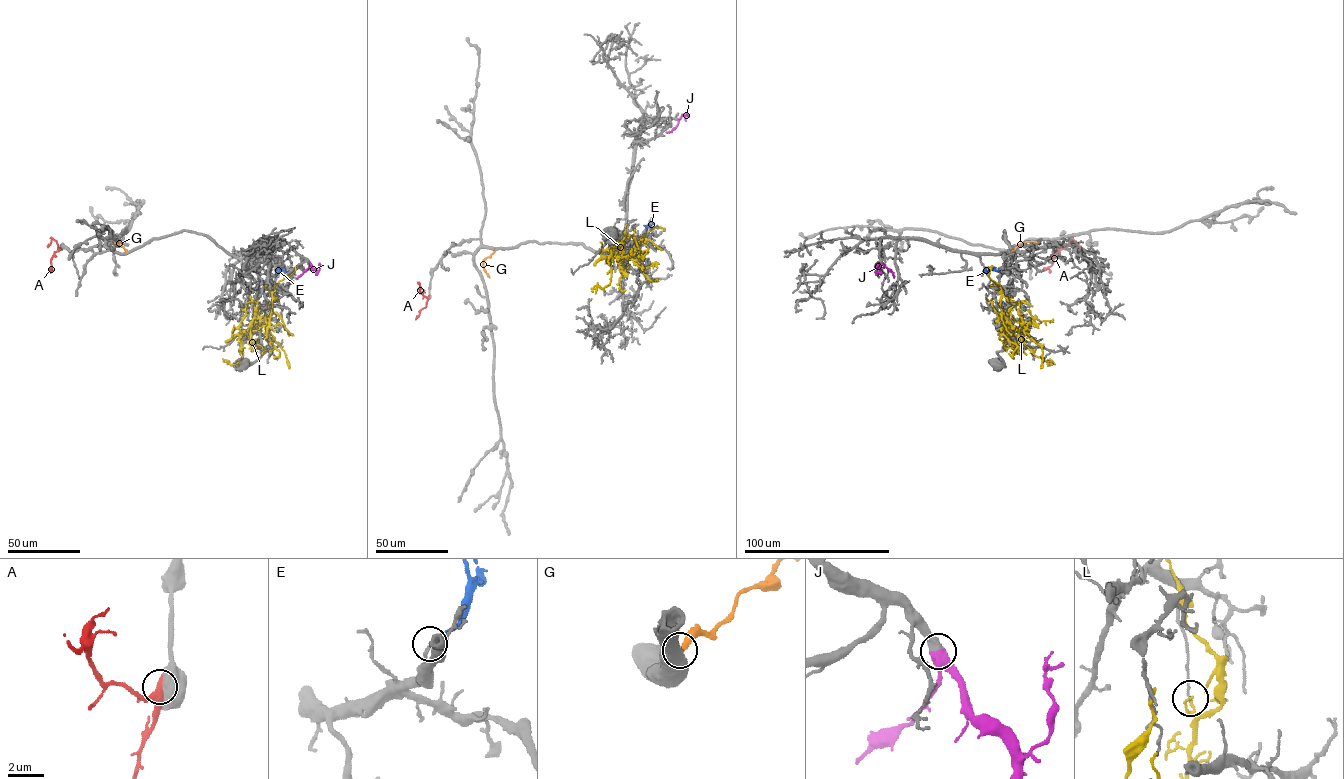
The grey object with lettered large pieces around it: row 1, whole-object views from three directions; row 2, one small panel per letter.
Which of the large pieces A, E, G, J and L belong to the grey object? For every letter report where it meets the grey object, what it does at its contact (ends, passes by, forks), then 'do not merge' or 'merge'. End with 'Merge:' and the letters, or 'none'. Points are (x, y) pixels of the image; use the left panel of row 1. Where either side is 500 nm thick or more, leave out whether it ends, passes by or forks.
A: meets grey at (60, 249); do not merge
E: meets grey at (275, 270); it ends there; merge
G: meets grey at (126, 252); do not merge
J: meets grey at (310, 263); merge
L: meets grey at (268, 314); it passes by; do not merge
Merge: E, J

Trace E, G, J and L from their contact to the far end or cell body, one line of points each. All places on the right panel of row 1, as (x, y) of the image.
E: (999, 270), (984, 273)
G: (1010, 252), (1020, 244), (1039, 242)
J: (881, 263), (894, 277)
L: (1020, 313), (1022, 324), (1020, 322), (1018, 330), (1002, 312), (1001, 286), (988, 276), (991, 266)

